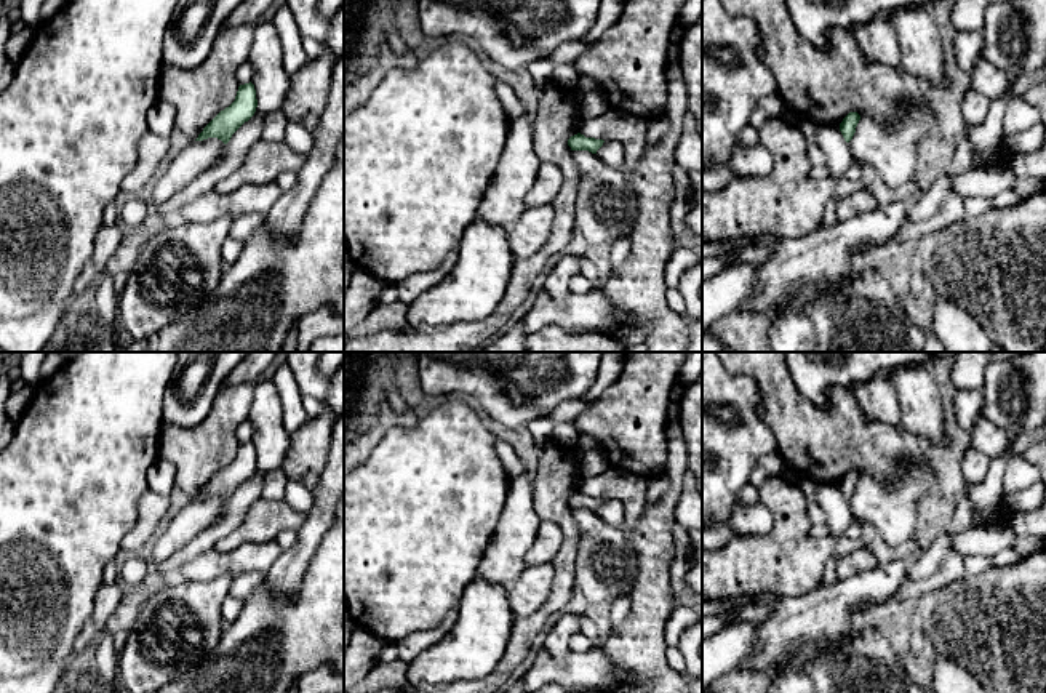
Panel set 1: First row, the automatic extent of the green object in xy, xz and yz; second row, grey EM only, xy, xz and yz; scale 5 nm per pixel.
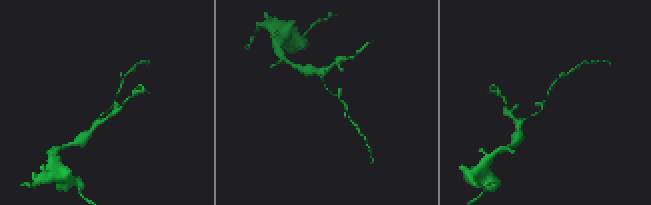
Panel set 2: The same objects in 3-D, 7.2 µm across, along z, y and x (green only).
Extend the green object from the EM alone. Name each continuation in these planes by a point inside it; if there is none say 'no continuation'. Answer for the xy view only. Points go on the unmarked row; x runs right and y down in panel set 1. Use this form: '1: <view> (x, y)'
no continuation

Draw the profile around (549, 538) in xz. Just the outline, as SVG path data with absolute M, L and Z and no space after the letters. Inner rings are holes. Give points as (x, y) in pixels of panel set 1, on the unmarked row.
M541 520L537 535L529 551L526 552L526 565L549 563L560 551L563 533L553 522Z

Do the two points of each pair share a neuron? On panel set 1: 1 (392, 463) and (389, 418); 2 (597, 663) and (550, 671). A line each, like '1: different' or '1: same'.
1: different
2: same

